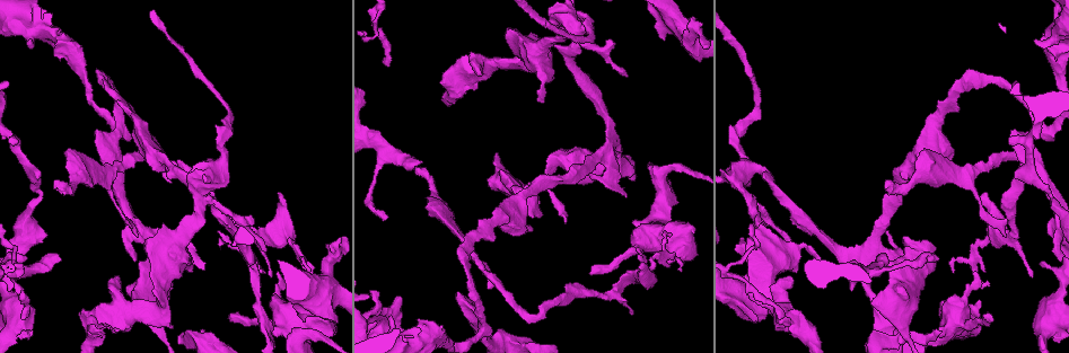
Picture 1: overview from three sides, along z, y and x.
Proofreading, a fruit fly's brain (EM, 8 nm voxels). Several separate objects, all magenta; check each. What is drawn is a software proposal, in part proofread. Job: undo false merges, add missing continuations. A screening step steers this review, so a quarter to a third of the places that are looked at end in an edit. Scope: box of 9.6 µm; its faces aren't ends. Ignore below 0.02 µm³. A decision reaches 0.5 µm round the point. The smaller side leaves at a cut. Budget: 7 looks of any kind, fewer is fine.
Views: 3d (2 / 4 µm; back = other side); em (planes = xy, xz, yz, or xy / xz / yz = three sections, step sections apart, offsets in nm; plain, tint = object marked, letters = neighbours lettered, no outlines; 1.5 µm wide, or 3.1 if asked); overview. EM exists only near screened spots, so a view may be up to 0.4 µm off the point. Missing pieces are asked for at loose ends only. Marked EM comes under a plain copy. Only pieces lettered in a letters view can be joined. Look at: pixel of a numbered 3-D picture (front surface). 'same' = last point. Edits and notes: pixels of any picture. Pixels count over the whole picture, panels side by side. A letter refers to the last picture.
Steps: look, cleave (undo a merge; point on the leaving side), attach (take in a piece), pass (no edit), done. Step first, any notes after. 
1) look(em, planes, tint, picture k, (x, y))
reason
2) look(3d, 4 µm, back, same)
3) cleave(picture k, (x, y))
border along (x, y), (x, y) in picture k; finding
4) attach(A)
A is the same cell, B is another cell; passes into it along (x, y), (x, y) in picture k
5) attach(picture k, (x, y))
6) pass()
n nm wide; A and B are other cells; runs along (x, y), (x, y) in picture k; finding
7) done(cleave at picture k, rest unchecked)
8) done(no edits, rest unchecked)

look(em, planes, letters, picture 1, (632, 313))
thin end

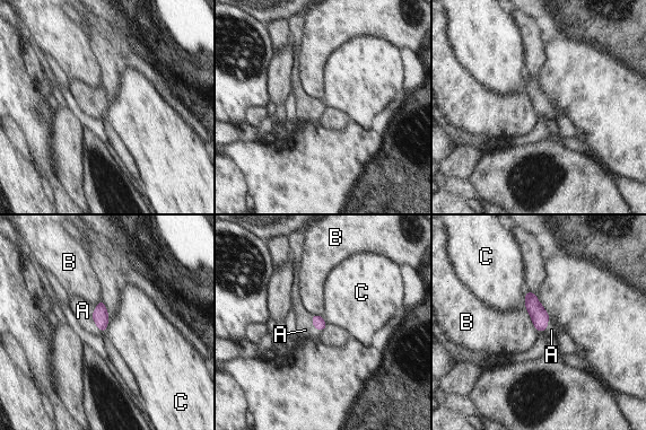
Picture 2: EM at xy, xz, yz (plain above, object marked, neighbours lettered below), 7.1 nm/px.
attach(A)
80 nm wide; A is the same cell, B and C are other cells; passes into it along (101, 317), (93, 318), (83, 310) in picture 2; the neuron continues

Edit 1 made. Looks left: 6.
look(3d, 4 µm, picture 1, (904, 237))
branch stops here

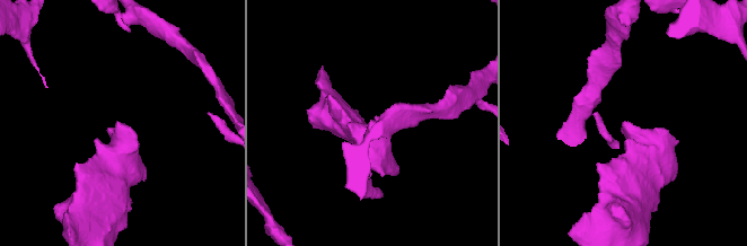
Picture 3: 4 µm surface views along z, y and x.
look(em, planes, letters, picture 3, (120, 122))

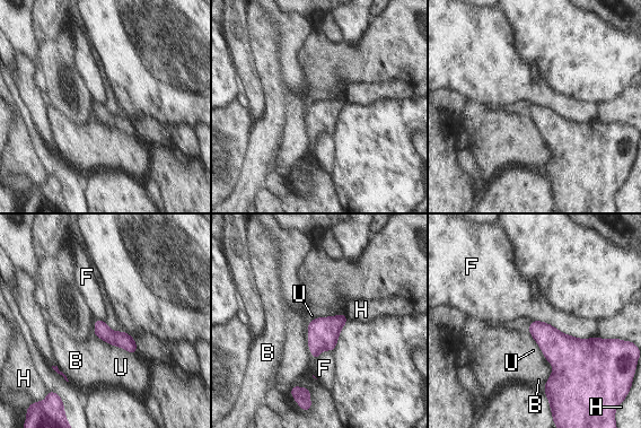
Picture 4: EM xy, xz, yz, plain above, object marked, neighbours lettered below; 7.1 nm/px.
pass()
B, F, H and U are other cells; runs along (97, 324), (133, 349) in picture 4; none of them fits

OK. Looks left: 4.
look(3d, 4 µm, picture 1, (940, 332))
an open end

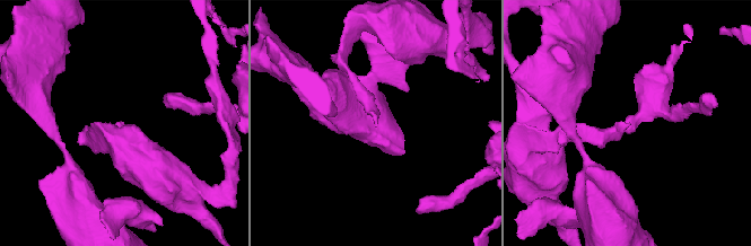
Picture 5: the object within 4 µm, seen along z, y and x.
look(em, planes, letters, picture 5, (374, 123))
shape alone is not enough

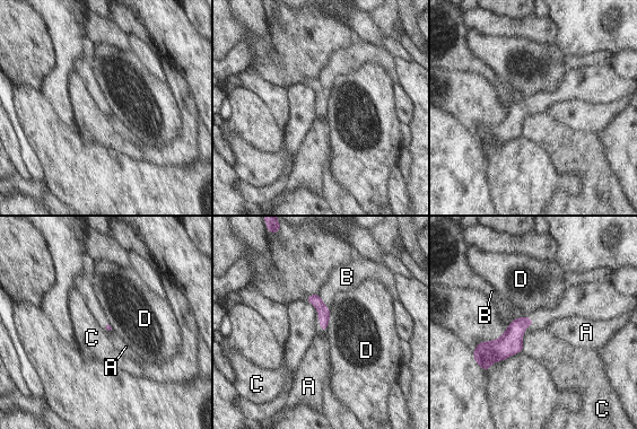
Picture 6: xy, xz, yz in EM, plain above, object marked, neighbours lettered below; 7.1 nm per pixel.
pass()
C touches over 220 nm; A, B, C and D are other cells; none of them fits

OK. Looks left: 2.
done(attach at picture 2, rest unchecked)

